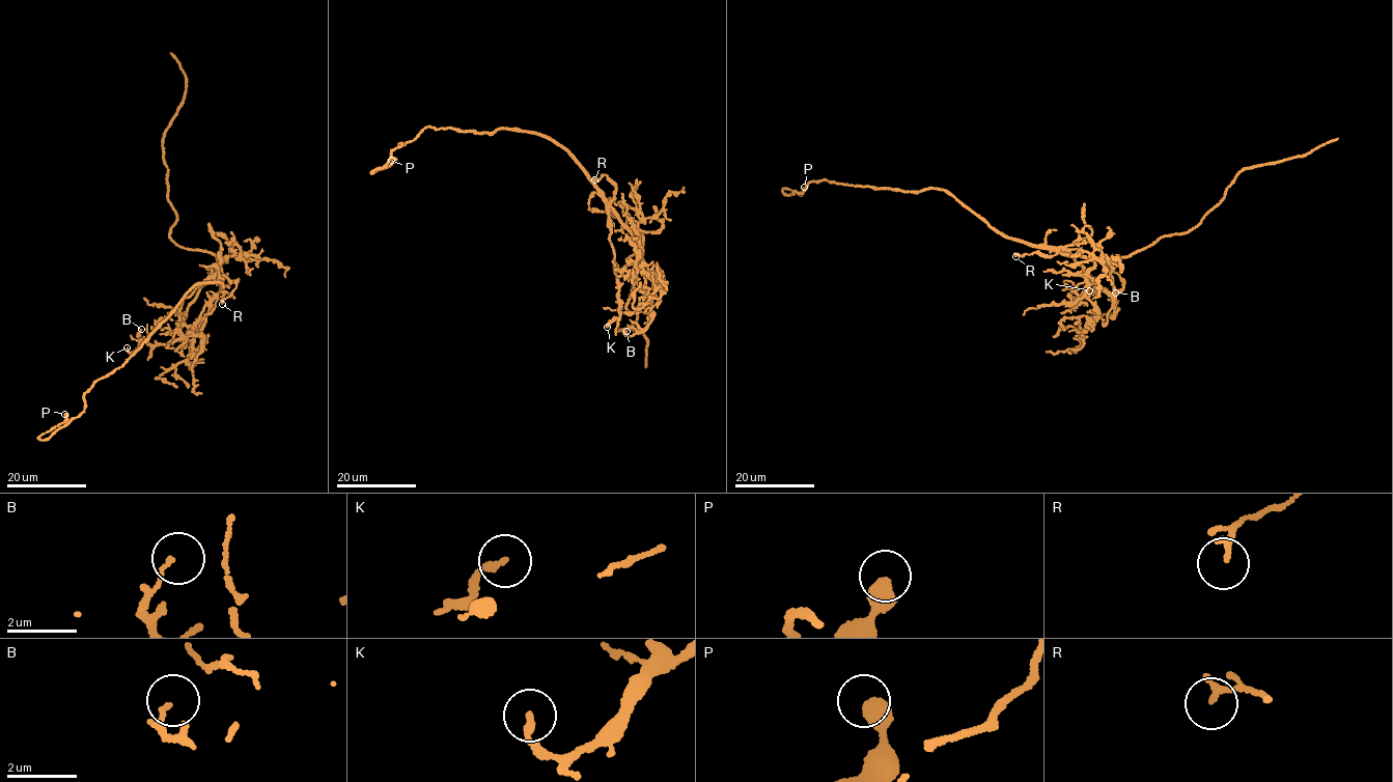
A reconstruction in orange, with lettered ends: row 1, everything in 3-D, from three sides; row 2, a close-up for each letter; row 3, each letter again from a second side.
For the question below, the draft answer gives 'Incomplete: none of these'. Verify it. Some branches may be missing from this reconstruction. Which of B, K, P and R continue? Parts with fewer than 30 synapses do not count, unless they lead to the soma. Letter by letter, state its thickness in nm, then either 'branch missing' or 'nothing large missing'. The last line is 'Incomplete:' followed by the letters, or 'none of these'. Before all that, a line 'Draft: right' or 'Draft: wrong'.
Draft: right
B: 70 nm | nothing large missing
K: 190 nm | nothing large missing
P: 550 nm | nothing large missing
R: 120 nm | nothing large missing
Incomplete: none of these

